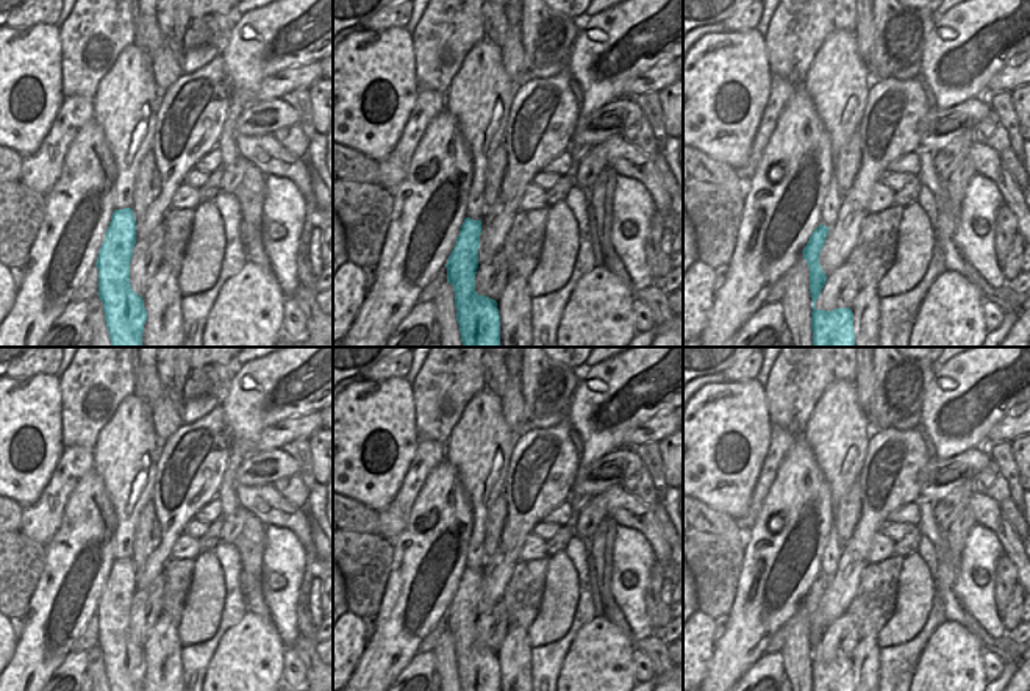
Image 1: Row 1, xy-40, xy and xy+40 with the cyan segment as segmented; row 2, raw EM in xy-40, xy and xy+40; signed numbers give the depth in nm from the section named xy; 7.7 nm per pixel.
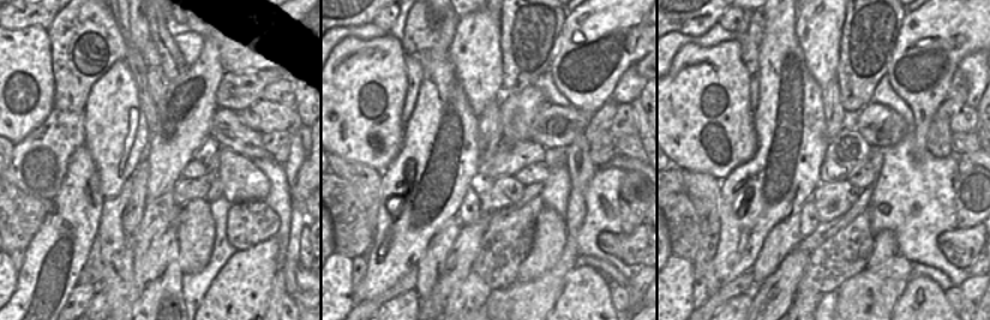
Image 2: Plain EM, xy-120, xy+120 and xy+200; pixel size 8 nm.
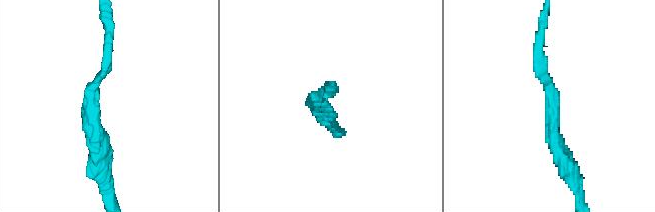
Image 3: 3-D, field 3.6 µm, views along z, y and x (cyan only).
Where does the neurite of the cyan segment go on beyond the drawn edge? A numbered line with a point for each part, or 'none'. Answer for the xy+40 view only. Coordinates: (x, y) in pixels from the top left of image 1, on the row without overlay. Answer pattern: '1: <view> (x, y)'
none

